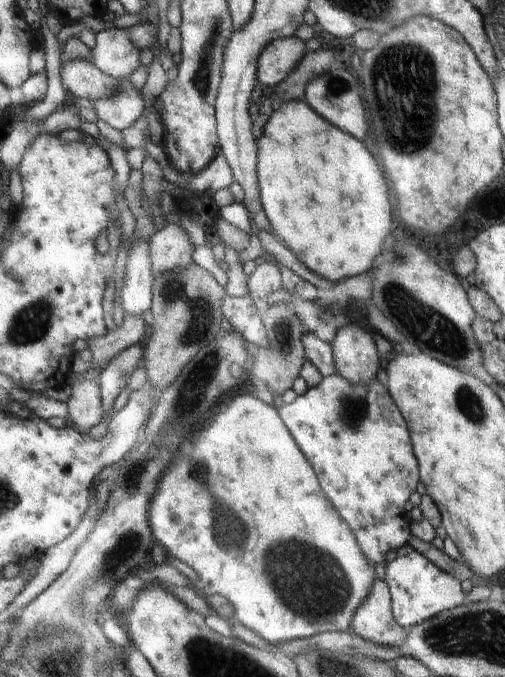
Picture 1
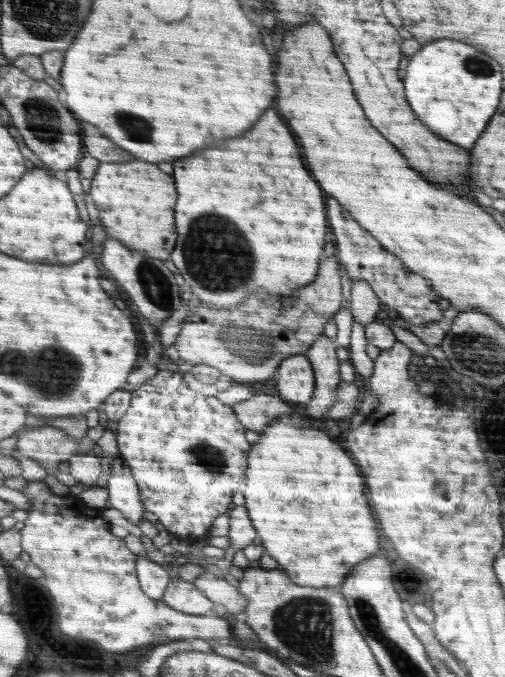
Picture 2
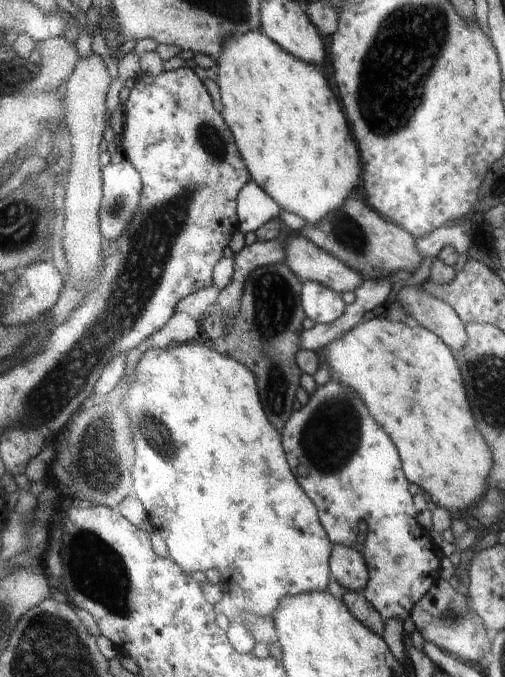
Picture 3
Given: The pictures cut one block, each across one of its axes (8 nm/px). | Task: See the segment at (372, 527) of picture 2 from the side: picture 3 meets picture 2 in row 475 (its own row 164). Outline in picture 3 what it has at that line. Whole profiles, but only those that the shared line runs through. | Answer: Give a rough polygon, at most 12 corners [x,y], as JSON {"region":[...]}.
{"region":[[262,32],[220,56],[252,181],[305,219],[360,156],[334,92]]}

